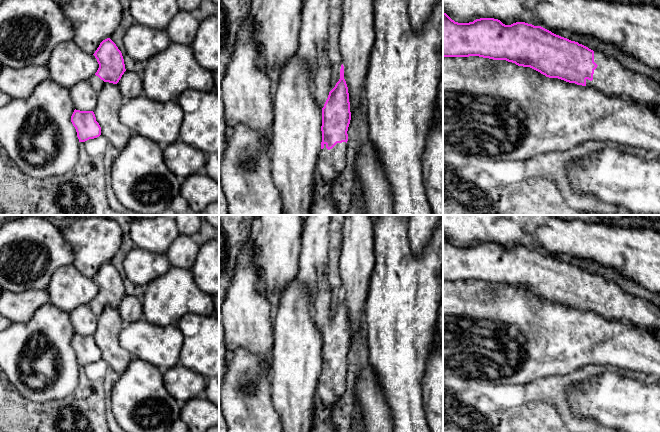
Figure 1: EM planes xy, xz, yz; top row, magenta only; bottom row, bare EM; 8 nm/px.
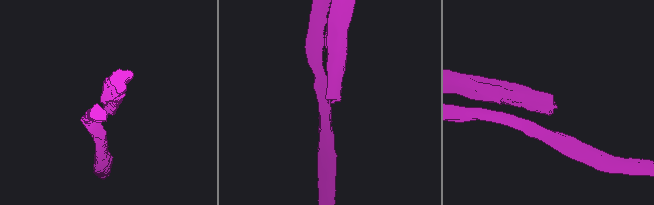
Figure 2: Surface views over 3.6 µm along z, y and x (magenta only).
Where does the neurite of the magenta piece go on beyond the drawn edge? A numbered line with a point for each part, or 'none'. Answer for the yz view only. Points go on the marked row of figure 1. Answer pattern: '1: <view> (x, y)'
1: yz (613, 79)

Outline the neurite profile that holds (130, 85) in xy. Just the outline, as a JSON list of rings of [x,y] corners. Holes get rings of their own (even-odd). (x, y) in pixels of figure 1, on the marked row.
[[[125,71],[117,86],[125,100],[138,97],[143,94],[142,75],[136,72]]]

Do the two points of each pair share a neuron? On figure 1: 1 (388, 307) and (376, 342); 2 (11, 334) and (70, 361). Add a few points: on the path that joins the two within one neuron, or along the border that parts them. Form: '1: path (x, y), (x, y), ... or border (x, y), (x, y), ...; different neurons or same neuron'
1: path (388, 316), (388, 330), (385, 333); same neuron
2: path (28, 330), (35, 326), (43, 326), (61, 344); same neuron

